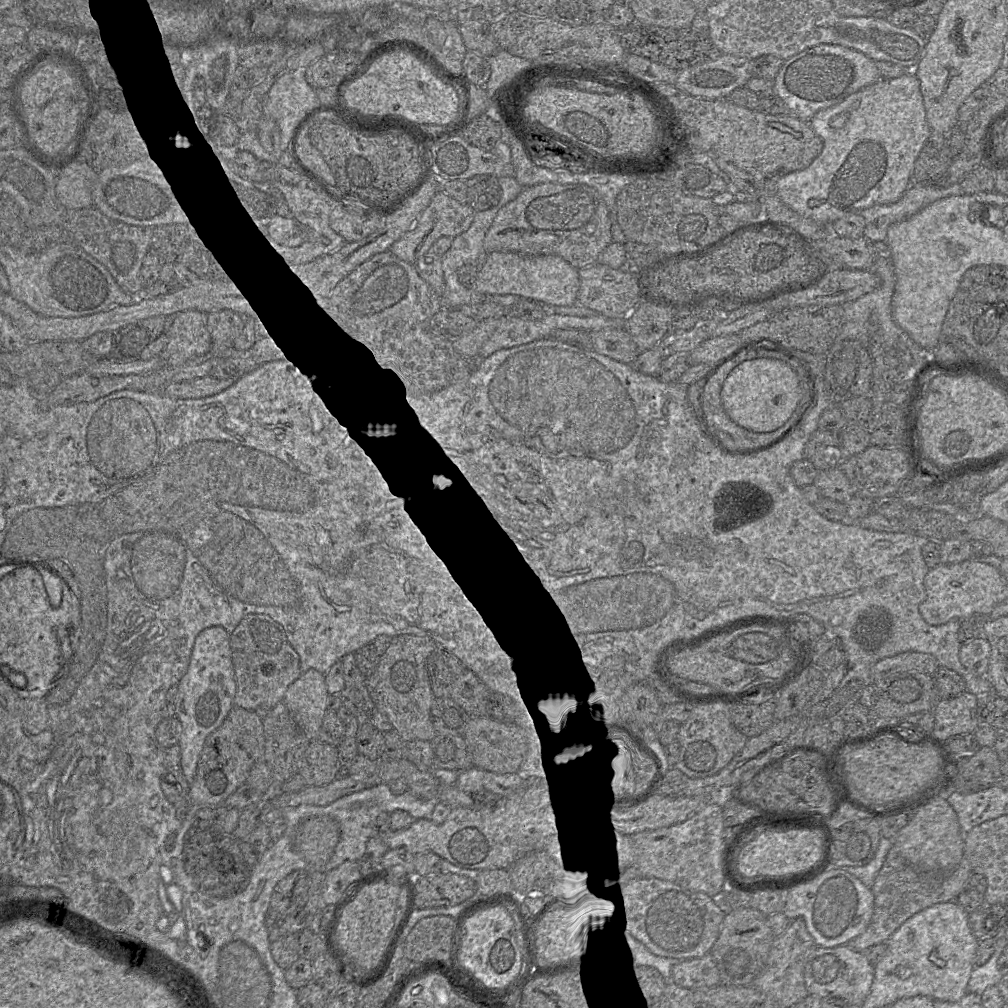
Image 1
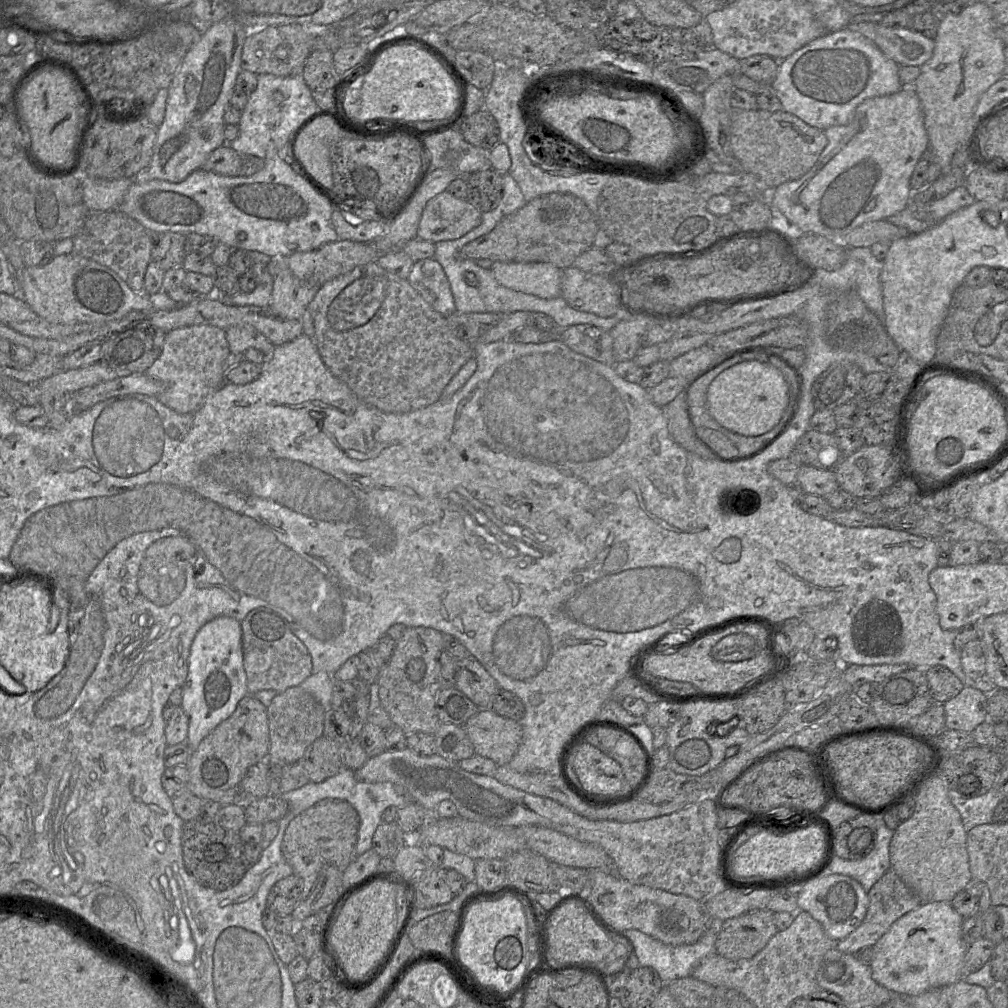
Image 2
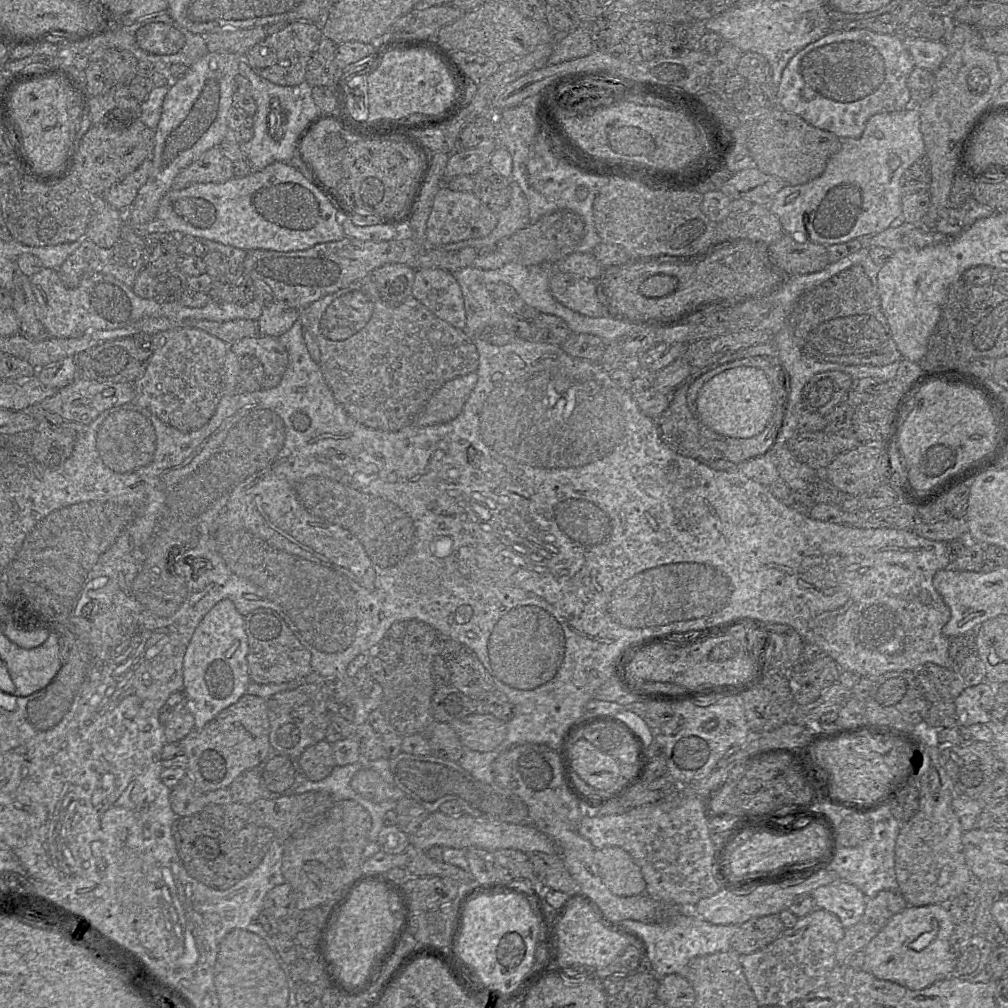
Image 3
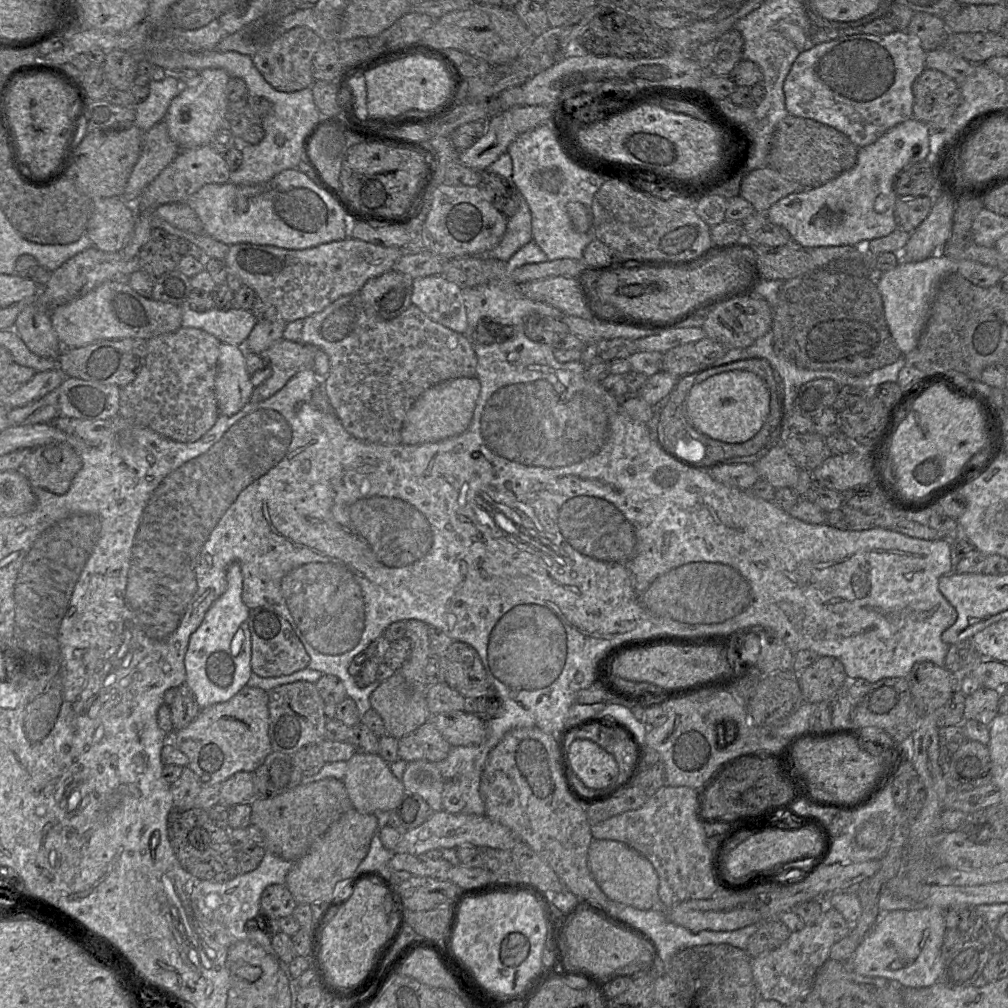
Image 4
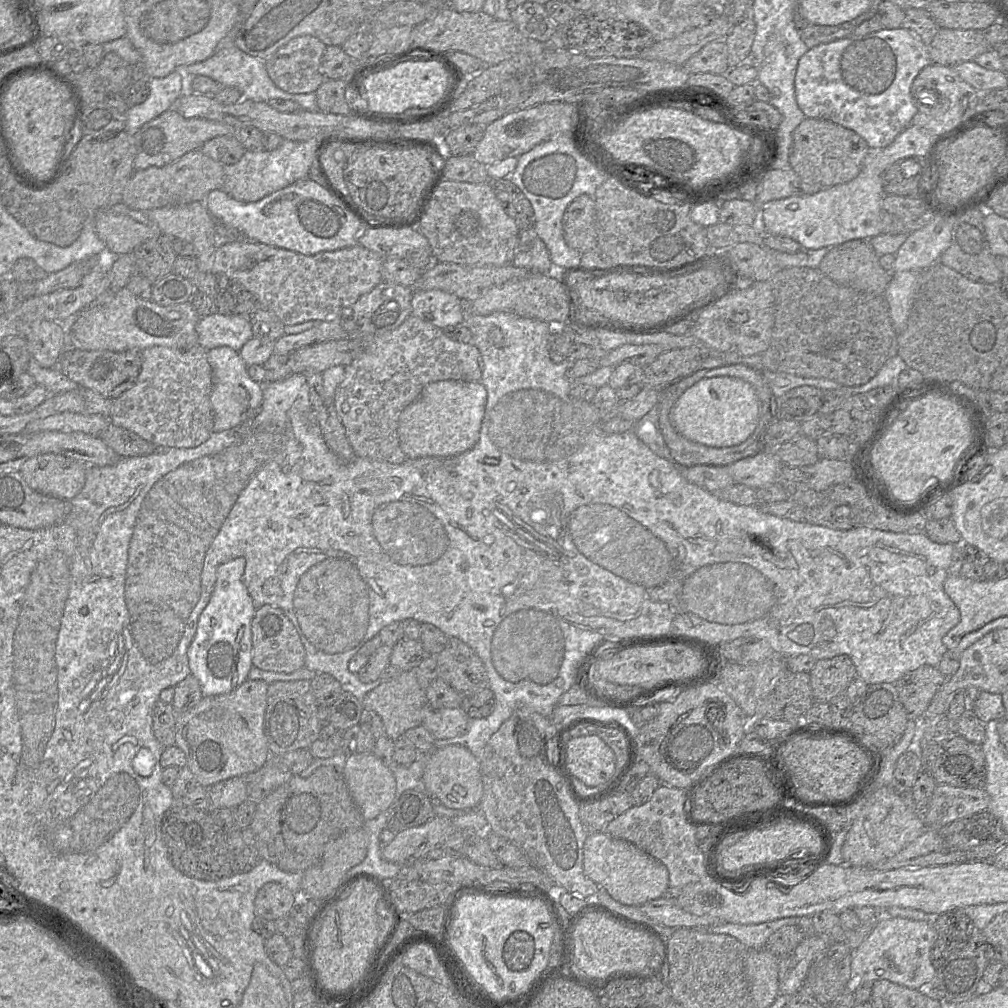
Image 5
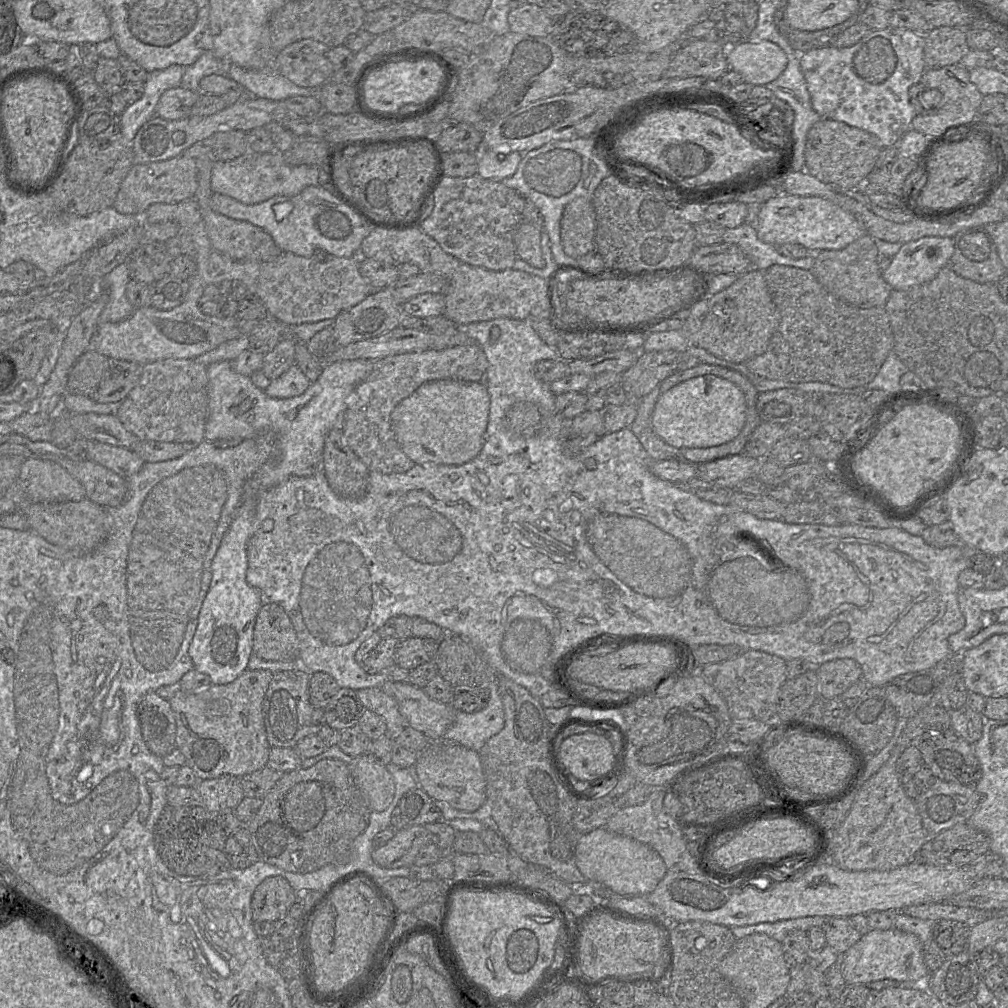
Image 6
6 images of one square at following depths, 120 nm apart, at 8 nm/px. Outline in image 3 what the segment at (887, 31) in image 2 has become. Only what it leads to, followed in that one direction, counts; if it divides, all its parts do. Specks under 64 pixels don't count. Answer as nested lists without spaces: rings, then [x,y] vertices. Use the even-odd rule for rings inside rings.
[[[903,37],[903,41],[916,67],[936,71],[947,56],[947,46],[943,40]]]

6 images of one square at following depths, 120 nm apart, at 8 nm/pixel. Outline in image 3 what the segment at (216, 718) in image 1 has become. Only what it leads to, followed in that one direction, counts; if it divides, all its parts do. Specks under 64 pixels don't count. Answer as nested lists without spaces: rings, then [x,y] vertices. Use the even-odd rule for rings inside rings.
[[[229,599],[218,602],[196,628],[183,661],[183,693],[190,701],[195,728],[207,725],[221,711],[247,694],[251,682],[247,662],[245,619]]]

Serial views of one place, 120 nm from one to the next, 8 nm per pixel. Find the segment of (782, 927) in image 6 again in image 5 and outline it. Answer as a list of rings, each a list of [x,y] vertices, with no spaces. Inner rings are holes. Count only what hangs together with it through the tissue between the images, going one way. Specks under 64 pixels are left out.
[[[785,917],[758,924],[717,923],[704,929],[732,936],[748,949],[764,949],[770,935],[783,926],[797,925],[798,918]]]

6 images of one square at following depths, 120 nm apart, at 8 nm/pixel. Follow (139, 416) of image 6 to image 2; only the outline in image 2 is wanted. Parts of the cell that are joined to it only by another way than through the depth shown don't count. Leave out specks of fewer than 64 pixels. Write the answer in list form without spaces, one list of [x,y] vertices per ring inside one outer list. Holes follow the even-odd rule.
[[[206,324],[181,327],[166,333],[160,355],[145,373],[163,384],[163,391],[157,396],[162,404],[180,414],[193,413],[224,383],[225,361],[229,354],[224,330]]]

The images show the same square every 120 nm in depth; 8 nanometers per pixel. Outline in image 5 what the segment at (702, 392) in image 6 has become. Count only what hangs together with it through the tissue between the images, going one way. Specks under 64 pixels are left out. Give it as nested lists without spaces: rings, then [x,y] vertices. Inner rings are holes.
[[[704,377],[686,389],[672,408],[672,424],[683,437],[708,446],[744,442],[759,420],[759,399],[753,386],[738,377]]]

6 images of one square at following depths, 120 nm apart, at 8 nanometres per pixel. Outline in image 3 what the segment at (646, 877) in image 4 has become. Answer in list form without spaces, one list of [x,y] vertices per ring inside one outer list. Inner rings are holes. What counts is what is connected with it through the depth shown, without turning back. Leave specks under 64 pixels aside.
[[[608,846],[595,849],[599,875],[607,888],[618,896],[646,893],[646,883],[638,865],[622,848]]]

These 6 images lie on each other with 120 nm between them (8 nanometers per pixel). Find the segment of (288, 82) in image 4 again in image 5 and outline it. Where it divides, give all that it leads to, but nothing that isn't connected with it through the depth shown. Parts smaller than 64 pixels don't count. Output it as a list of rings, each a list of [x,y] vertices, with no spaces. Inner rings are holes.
[[[311,35],[292,38],[265,60],[267,73],[274,84],[285,92],[302,94],[316,92],[326,79],[321,72],[321,59],[326,45]]]

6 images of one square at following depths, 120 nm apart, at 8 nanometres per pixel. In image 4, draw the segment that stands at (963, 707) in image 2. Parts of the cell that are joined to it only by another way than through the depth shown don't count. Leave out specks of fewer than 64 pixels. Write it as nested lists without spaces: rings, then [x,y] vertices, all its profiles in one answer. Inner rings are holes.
[[[980,687],[965,697],[964,720],[974,719],[983,724],[989,724],[998,714],[998,700],[1001,689]]]

